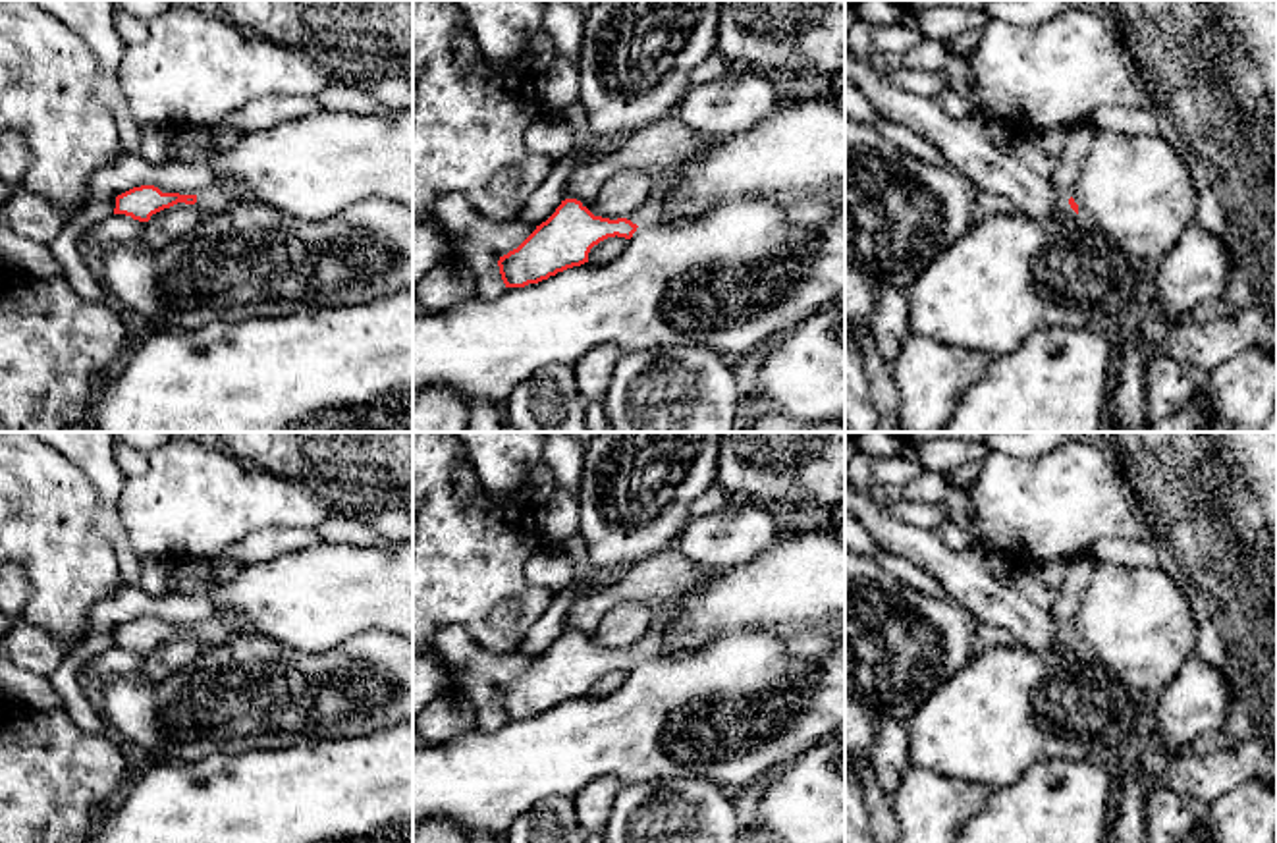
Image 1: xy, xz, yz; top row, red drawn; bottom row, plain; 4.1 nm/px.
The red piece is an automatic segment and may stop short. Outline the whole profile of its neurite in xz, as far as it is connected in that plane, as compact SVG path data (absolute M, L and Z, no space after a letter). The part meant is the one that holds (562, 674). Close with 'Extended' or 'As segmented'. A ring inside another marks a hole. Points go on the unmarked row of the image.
M671 600L654 606L654 619L642 639L627 650L594 648L581 633L565 631L556 644L513 683L500 689L505 720L538 716L573 698L588 694L594 677L608 669L631 671L638 658L662 654L667 627L679 613Z. Extended

